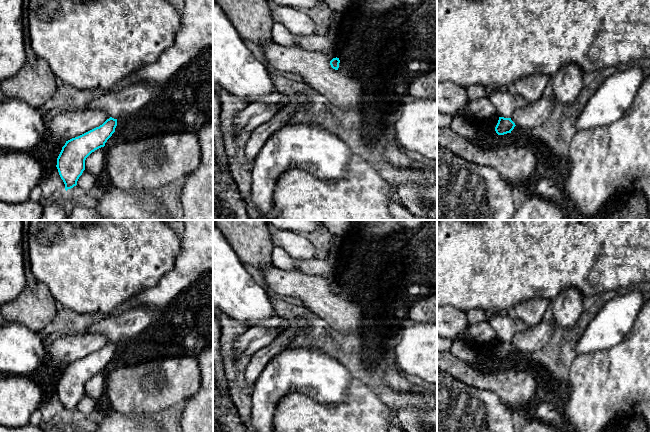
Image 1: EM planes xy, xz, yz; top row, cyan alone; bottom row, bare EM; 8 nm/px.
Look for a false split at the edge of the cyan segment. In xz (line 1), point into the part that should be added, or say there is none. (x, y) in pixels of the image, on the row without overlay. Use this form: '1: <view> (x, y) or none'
1: none

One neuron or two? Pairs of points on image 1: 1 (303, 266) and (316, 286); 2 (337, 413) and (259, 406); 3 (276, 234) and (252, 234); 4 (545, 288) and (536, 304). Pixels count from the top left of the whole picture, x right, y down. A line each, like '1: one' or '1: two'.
1: two
2: two
3: two
4: two

